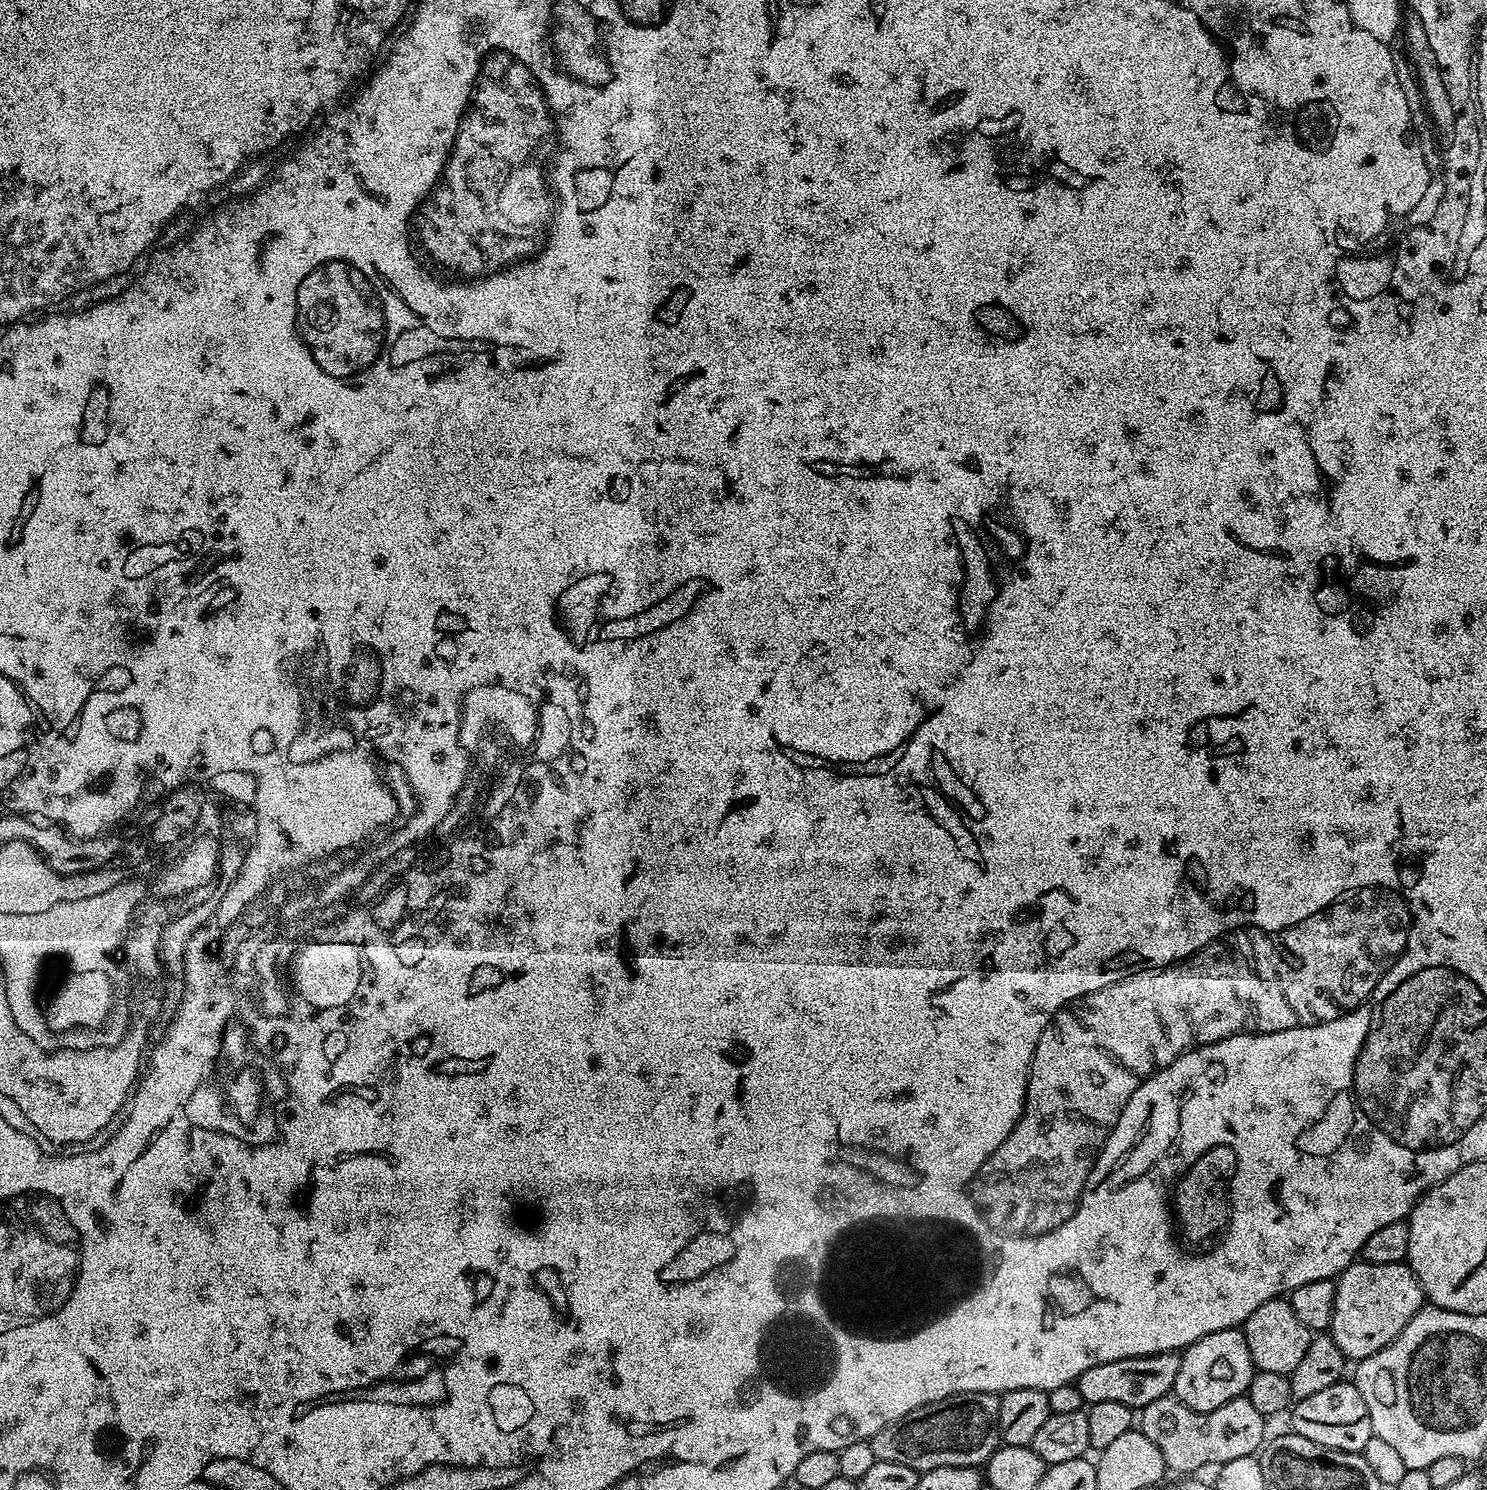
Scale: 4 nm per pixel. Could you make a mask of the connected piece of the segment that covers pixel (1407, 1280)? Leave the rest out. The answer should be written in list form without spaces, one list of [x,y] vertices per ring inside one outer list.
[[[1357,1262],[1336,1280],[1334,1314],[1330,1334],[1349,1361],[1359,1362],[1381,1352],[1425,1307],[1426,1297],[1407,1263],[1378,1266]]]

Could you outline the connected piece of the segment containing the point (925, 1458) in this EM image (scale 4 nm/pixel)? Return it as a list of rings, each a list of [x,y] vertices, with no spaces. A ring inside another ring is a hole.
[[[963,1392],[957,1396],[951,1396],[945,1400],[938,1402],[930,1402],[926,1406],[922,1406],[918,1410],[914,1410],[910,1414],[906,1414],[906,1418],[902,1418],[898,1422],[894,1422],[890,1426],[886,1426],[882,1430],[878,1430],[878,1434],[874,1434],[870,1441],[874,1454],[878,1460],[882,1462],[899,1462],[902,1466],[910,1466],[915,1472],[929,1472],[930,1470],[938,1470],[938,1466],[962,1466],[963,1468],[980,1468],[987,1465],[988,1460],[996,1453],[996,1449],[1001,1447],[1000,1427],[998,1426],[998,1406],[1000,1405],[1000,1396],[994,1392]]]

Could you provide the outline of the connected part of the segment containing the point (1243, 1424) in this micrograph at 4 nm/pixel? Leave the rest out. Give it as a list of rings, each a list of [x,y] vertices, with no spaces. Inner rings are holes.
[[[1169,1394],[1162,1398],[1154,1398],[1150,1406],[1141,1408],[1138,1412],[1139,1431],[1144,1432],[1146,1438],[1154,1442],[1154,1446],[1158,1446],[1164,1459],[1165,1469],[1172,1471],[1173,1468],[1174,1471],[1180,1472],[1179,1474],[1196,1474],[1199,1473],[1199,1468],[1204,1468],[1207,1464],[1219,1466],[1226,1462],[1234,1462],[1234,1458],[1256,1456],[1266,1440],[1264,1424],[1266,1417],[1258,1414],[1258,1410],[1254,1410],[1254,1405],[1248,1401],[1247,1395],[1234,1398],[1226,1402],[1226,1406],[1218,1406],[1218,1410],[1213,1412],[1195,1412],[1190,1410],[1190,1406],[1183,1404],[1175,1394]]]

